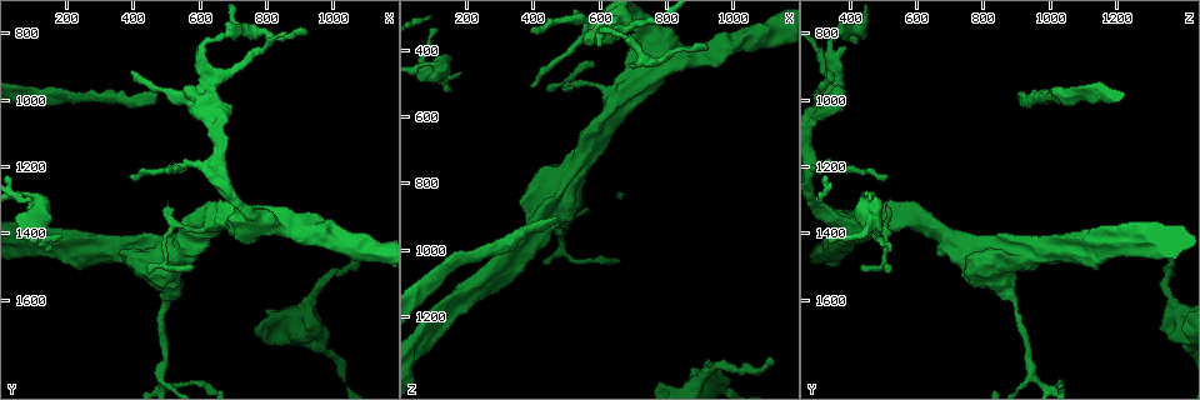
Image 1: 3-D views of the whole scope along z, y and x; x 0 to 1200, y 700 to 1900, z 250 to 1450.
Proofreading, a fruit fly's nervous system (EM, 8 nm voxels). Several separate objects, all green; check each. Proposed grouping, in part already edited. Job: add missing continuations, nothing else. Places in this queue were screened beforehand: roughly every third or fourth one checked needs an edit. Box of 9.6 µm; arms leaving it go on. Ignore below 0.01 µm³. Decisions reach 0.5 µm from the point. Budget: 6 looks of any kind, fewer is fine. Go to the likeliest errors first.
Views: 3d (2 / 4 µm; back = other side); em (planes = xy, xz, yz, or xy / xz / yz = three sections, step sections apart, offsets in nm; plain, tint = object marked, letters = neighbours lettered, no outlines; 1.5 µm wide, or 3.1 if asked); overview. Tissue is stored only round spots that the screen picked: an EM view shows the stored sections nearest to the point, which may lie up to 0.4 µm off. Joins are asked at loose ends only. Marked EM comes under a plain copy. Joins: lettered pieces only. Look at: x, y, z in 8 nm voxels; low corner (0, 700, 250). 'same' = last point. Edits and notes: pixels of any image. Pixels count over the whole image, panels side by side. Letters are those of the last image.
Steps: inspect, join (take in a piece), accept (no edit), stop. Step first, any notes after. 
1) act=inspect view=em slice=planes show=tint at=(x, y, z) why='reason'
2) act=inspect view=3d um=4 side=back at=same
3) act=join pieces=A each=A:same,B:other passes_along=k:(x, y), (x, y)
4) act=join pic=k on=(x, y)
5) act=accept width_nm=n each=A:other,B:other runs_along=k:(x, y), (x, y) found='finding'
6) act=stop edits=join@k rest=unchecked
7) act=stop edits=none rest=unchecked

act=inspect view=em slice=planes show=letters at=(470, 980, 900) why='end of a long branch'

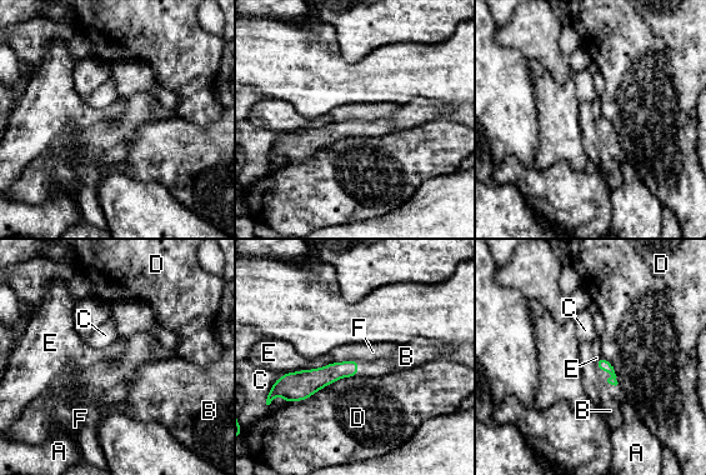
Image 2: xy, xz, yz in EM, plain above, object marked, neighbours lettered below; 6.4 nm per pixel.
act=join pieces=B each=A:other,B:same,C:other,D:other,E:other,F:other passes_along=2:(601, 364), (611, 375), (610, 410) found='the neuron continues'

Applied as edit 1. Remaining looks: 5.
act=inspect view=overview why='redraw'

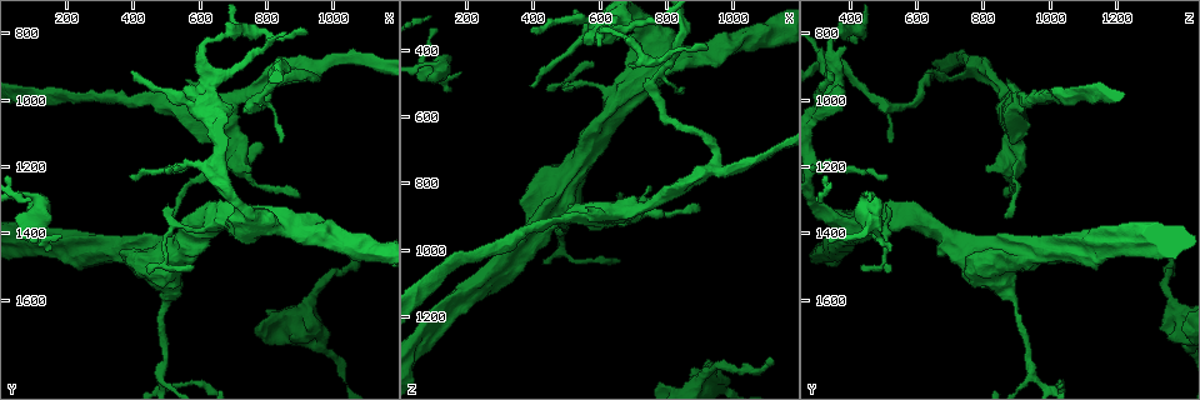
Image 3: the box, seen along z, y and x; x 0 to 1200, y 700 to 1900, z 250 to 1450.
act=inspect view=em slice=xy step=4 show=tint at=(110, 1430, 340) why='an open end'

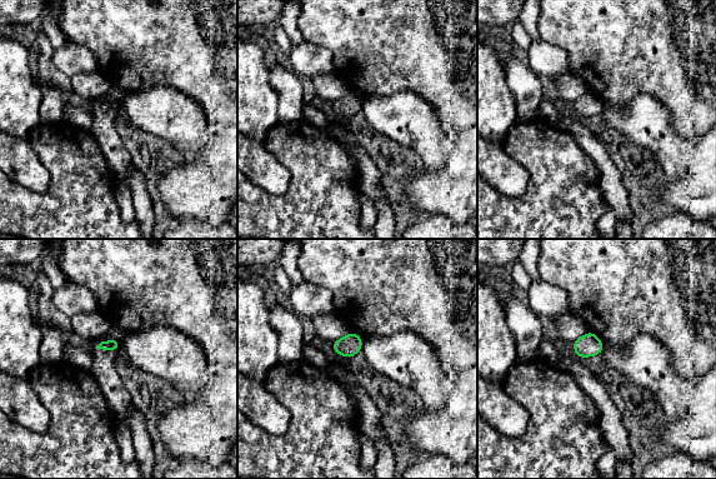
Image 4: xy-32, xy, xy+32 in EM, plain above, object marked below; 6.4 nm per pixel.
act=inspect view=em slice=xy step=4 show=letters at=same

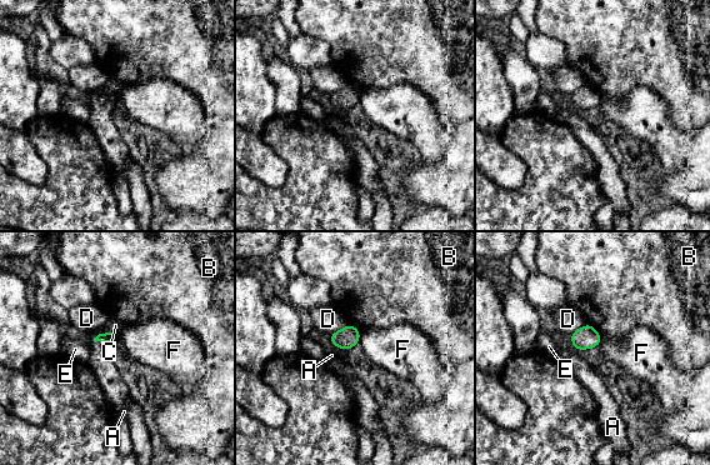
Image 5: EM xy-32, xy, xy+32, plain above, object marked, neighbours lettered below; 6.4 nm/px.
act=accept each=A:other,B:other,C:other,D:other,E:other,F:other found='no lettered piece goes on from it'

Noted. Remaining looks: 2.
act=inspect view=3d um=2 at=(550, 970, 360) why='an open end'

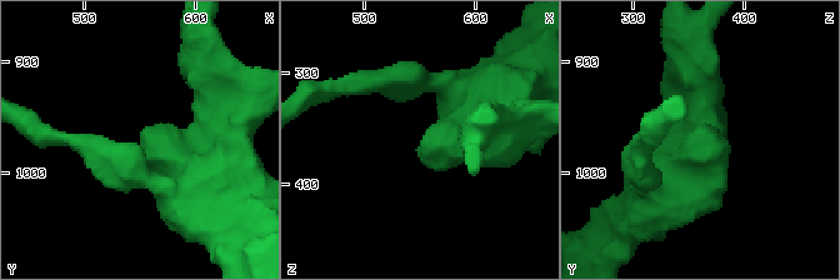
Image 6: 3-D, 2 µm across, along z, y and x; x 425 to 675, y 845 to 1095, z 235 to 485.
act=inspect view=em slice=planes show=letters at=(550, 966, 366) why='shape alone is not enough'

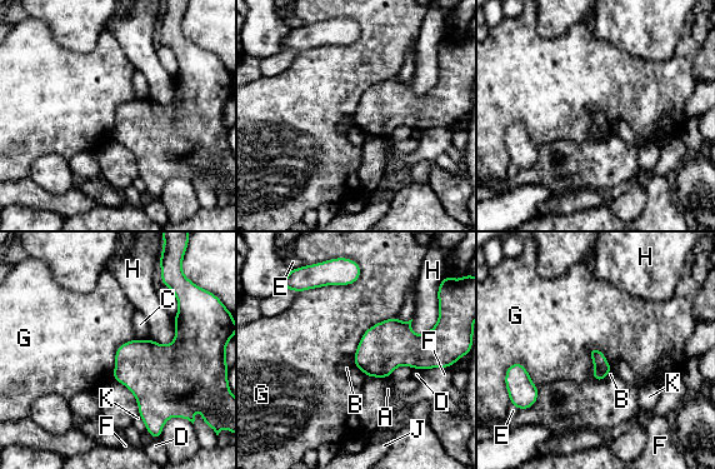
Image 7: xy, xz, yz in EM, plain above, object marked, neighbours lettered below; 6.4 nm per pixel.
act=accept longest_contact=G:440nm each=A:other,B:other,C:other,D:other,E:other,F:other,G:other,H:other,J:other,K:other found='no lettered piece goes on from it'

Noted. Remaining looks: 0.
act=stop edits=join@2 rest=unchecked

